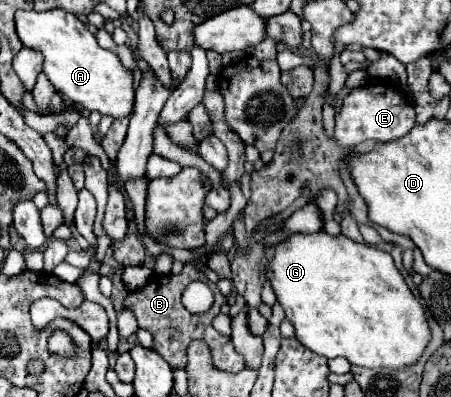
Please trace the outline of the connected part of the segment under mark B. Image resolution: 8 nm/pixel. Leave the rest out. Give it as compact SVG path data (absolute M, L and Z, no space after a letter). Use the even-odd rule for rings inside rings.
M190 263L184 265L182 273L180 275L158 275L152 279L152 283L144 285L142 289L136 289L136 291L130 291L124 305L134 311L136 319L138 319L138 325L152 331L154 335L154 351L160 353L172 367L184 367L186 365L186 347L190 341L194 339L204 339L210 349L212 349L212 363L218 367L218 369L224 369L224 371L240 371L244 367L244 361L242 357L234 351L232 343L228 337L220 335L214 327L212 327L212 317L220 311L220 305L224 303L224 297L222 293L218 291L216 283L210 283L206 279L204 273L196 271ZM192 281L202 281L206 283L212 293L214 293L214 305L206 311L206 313L200 313L200 315L194 315L190 313L184 305L182 305L182 291L192 283Z

